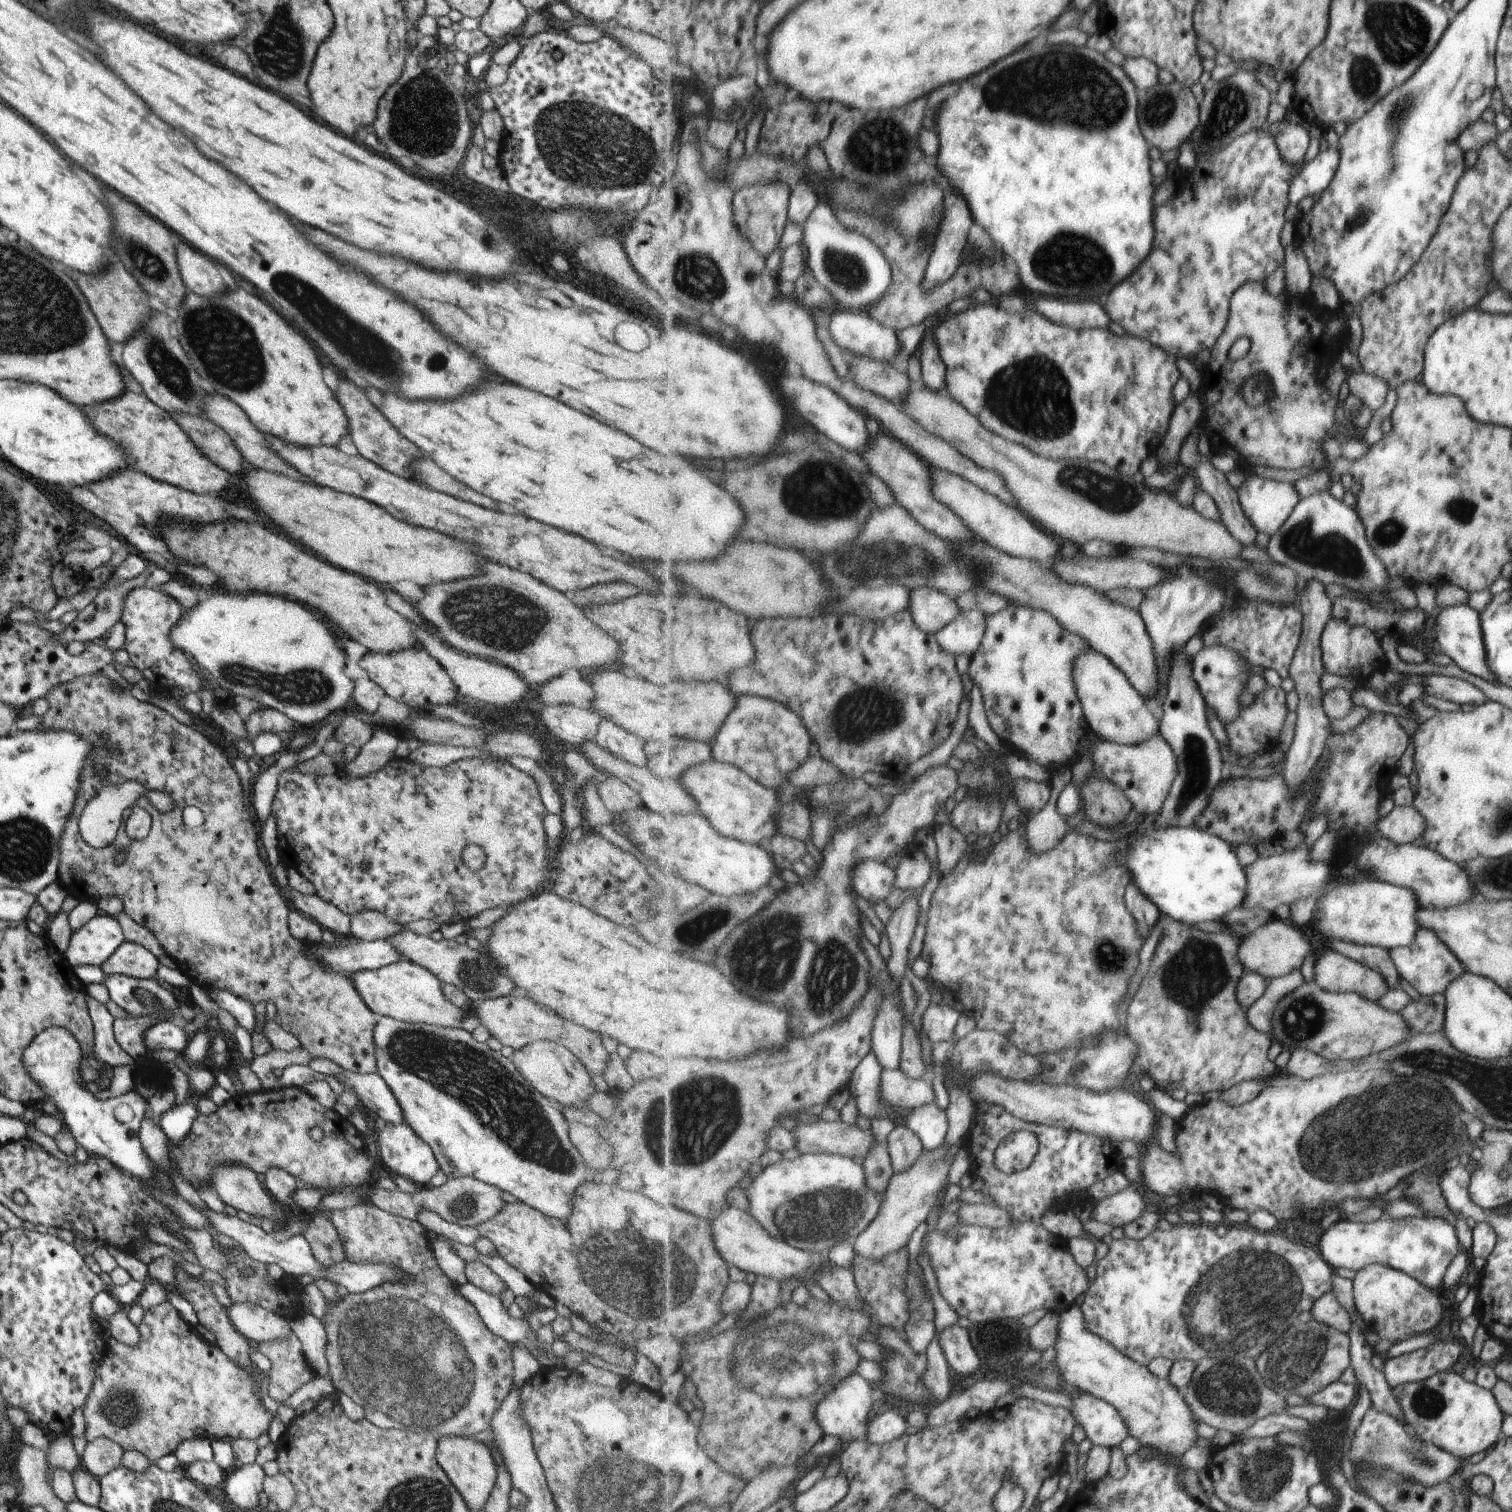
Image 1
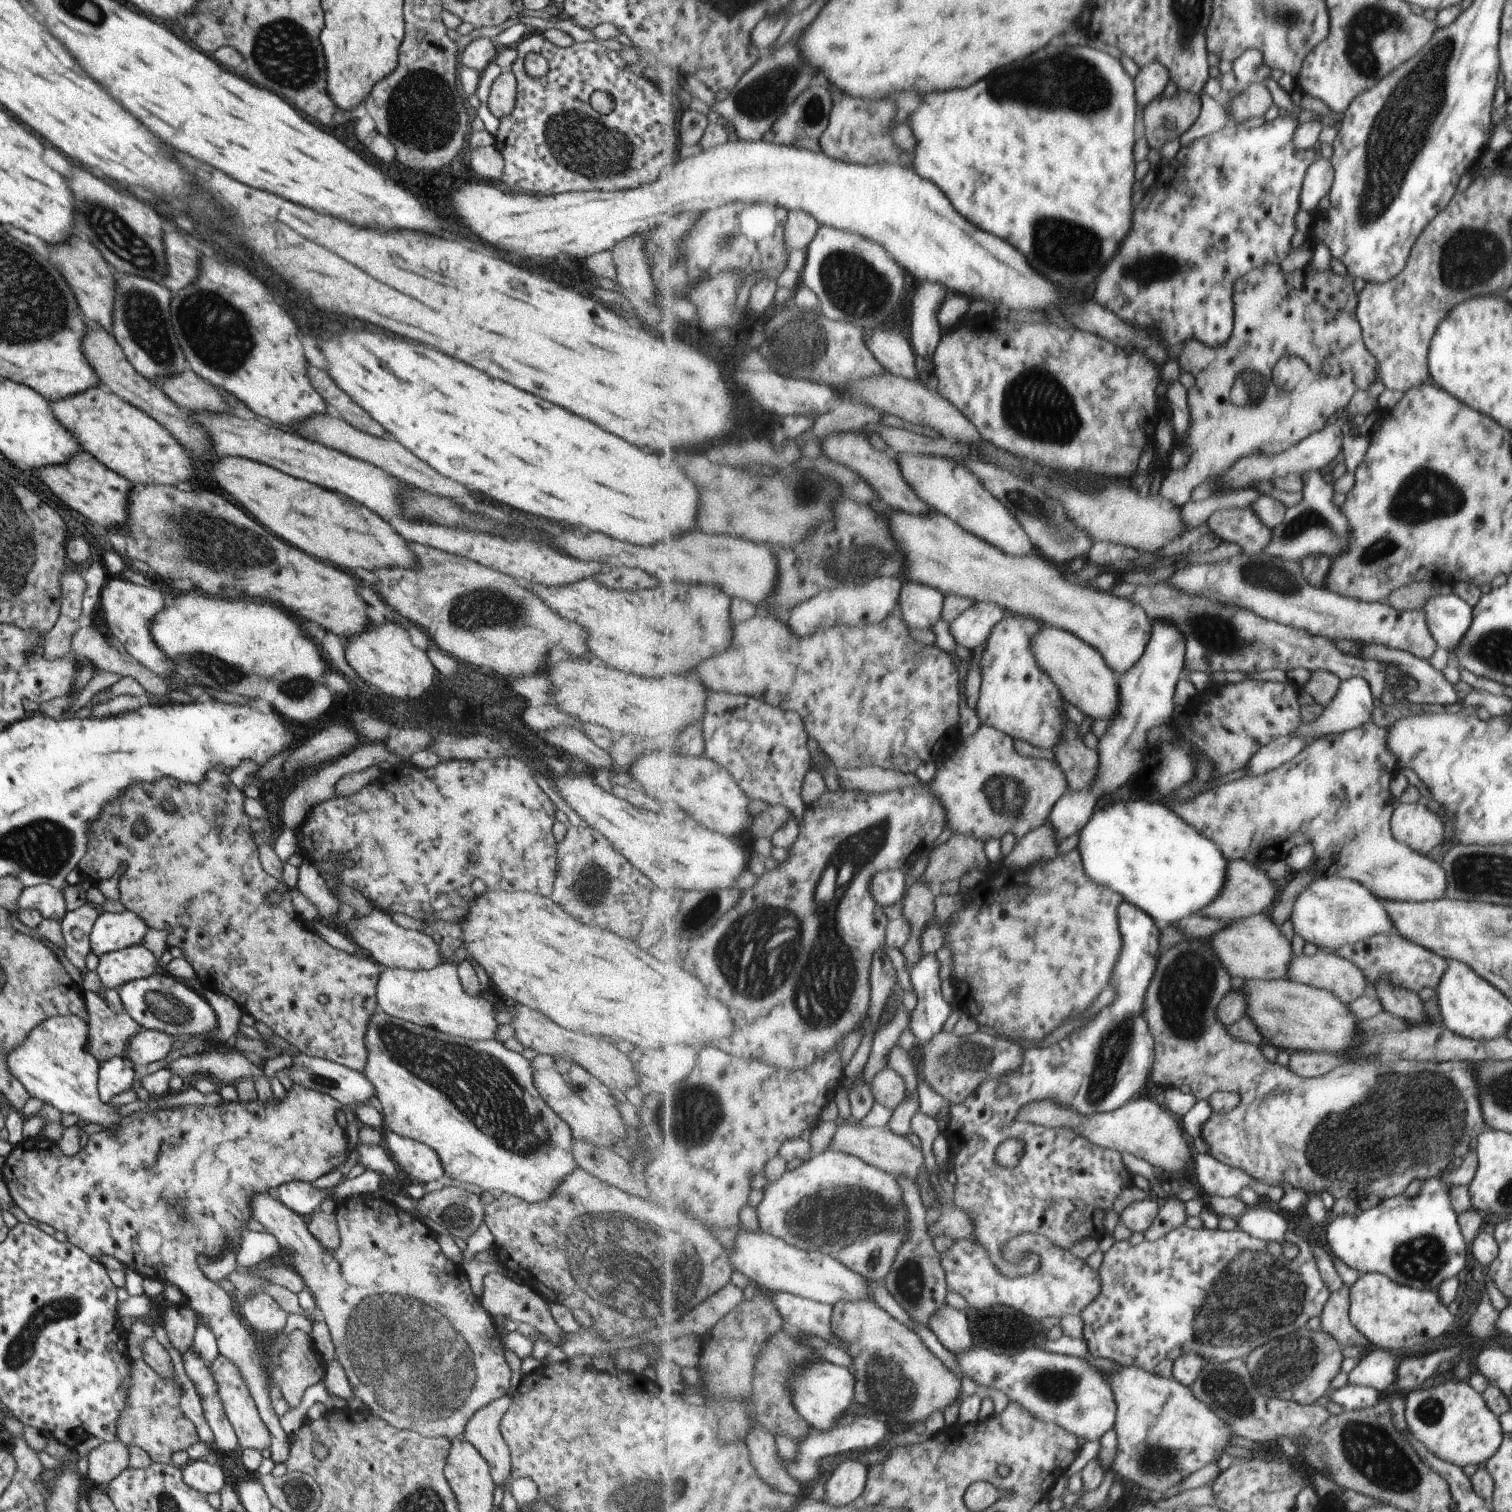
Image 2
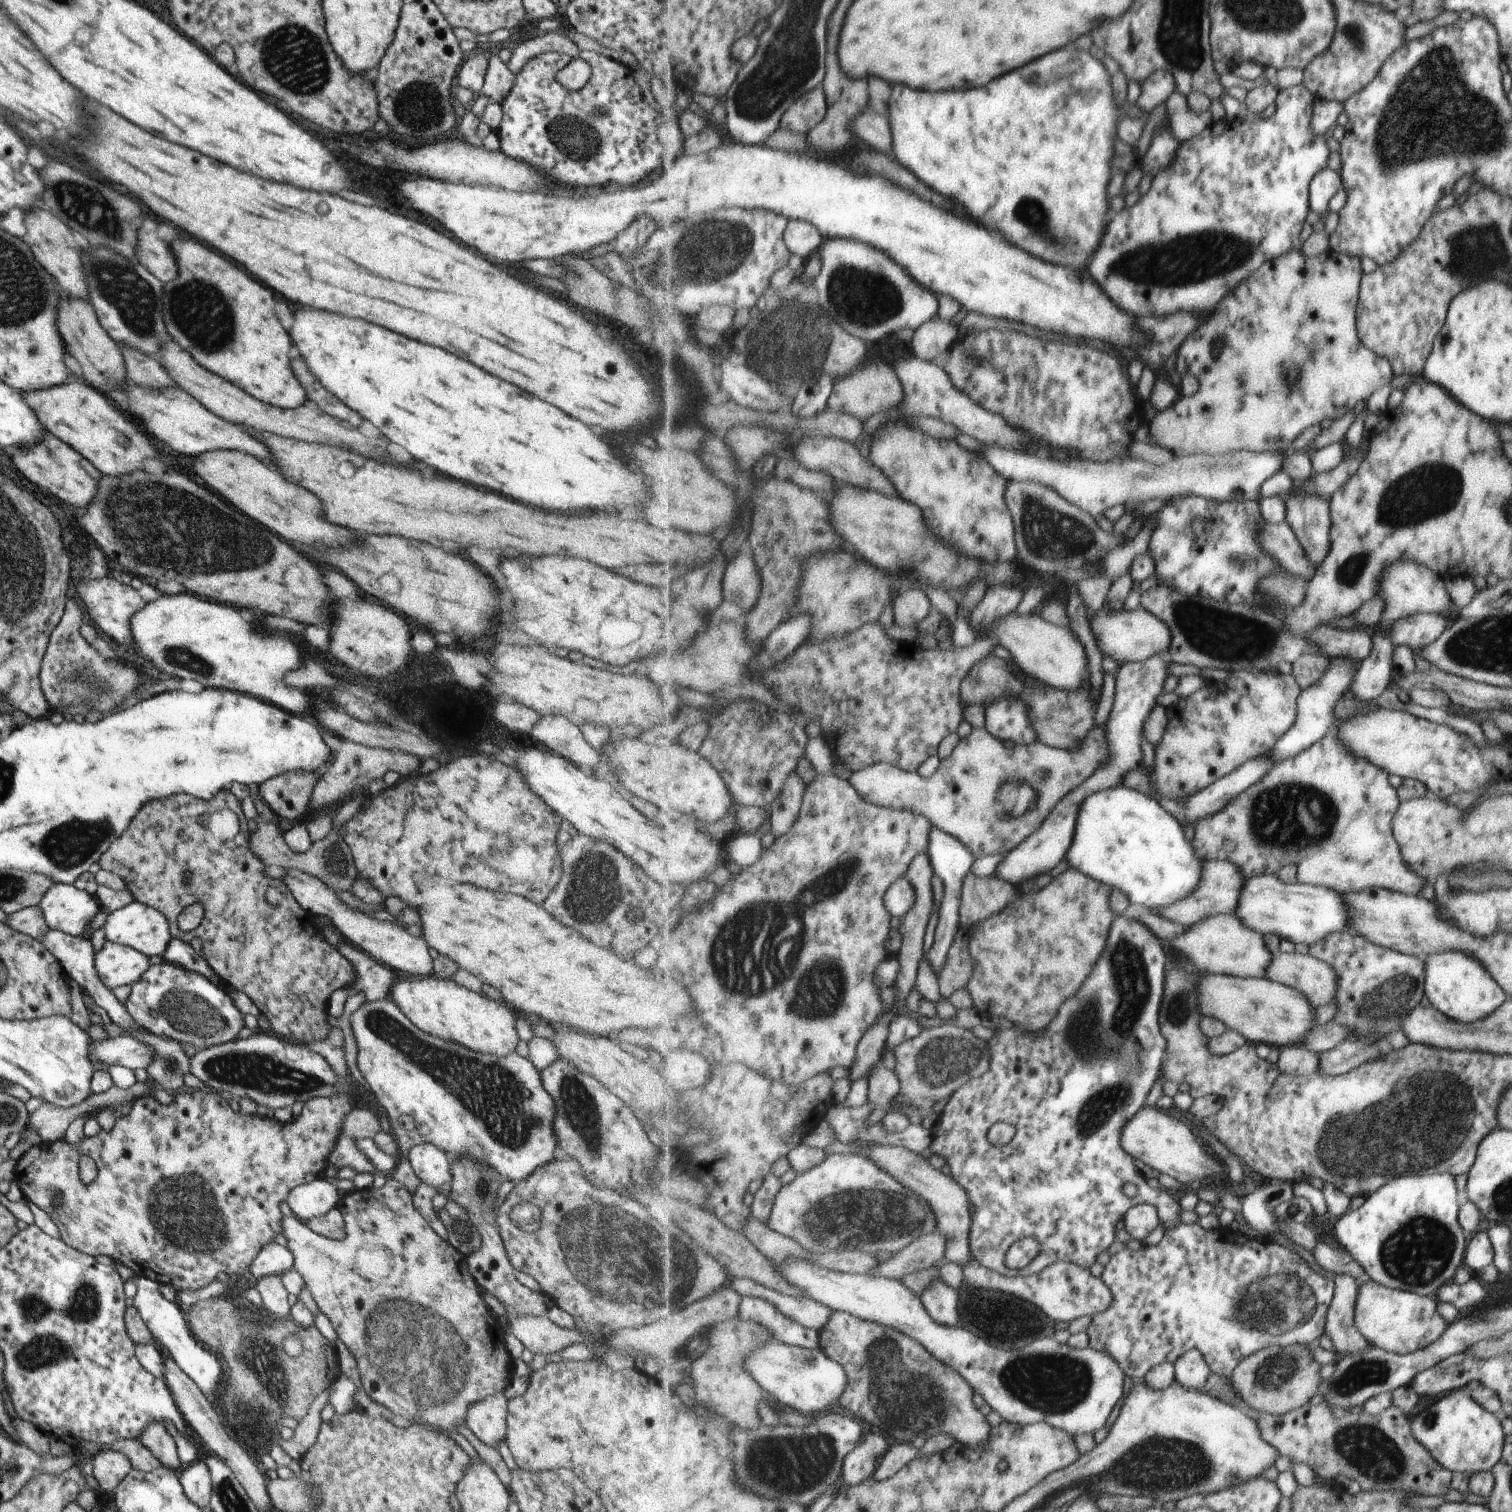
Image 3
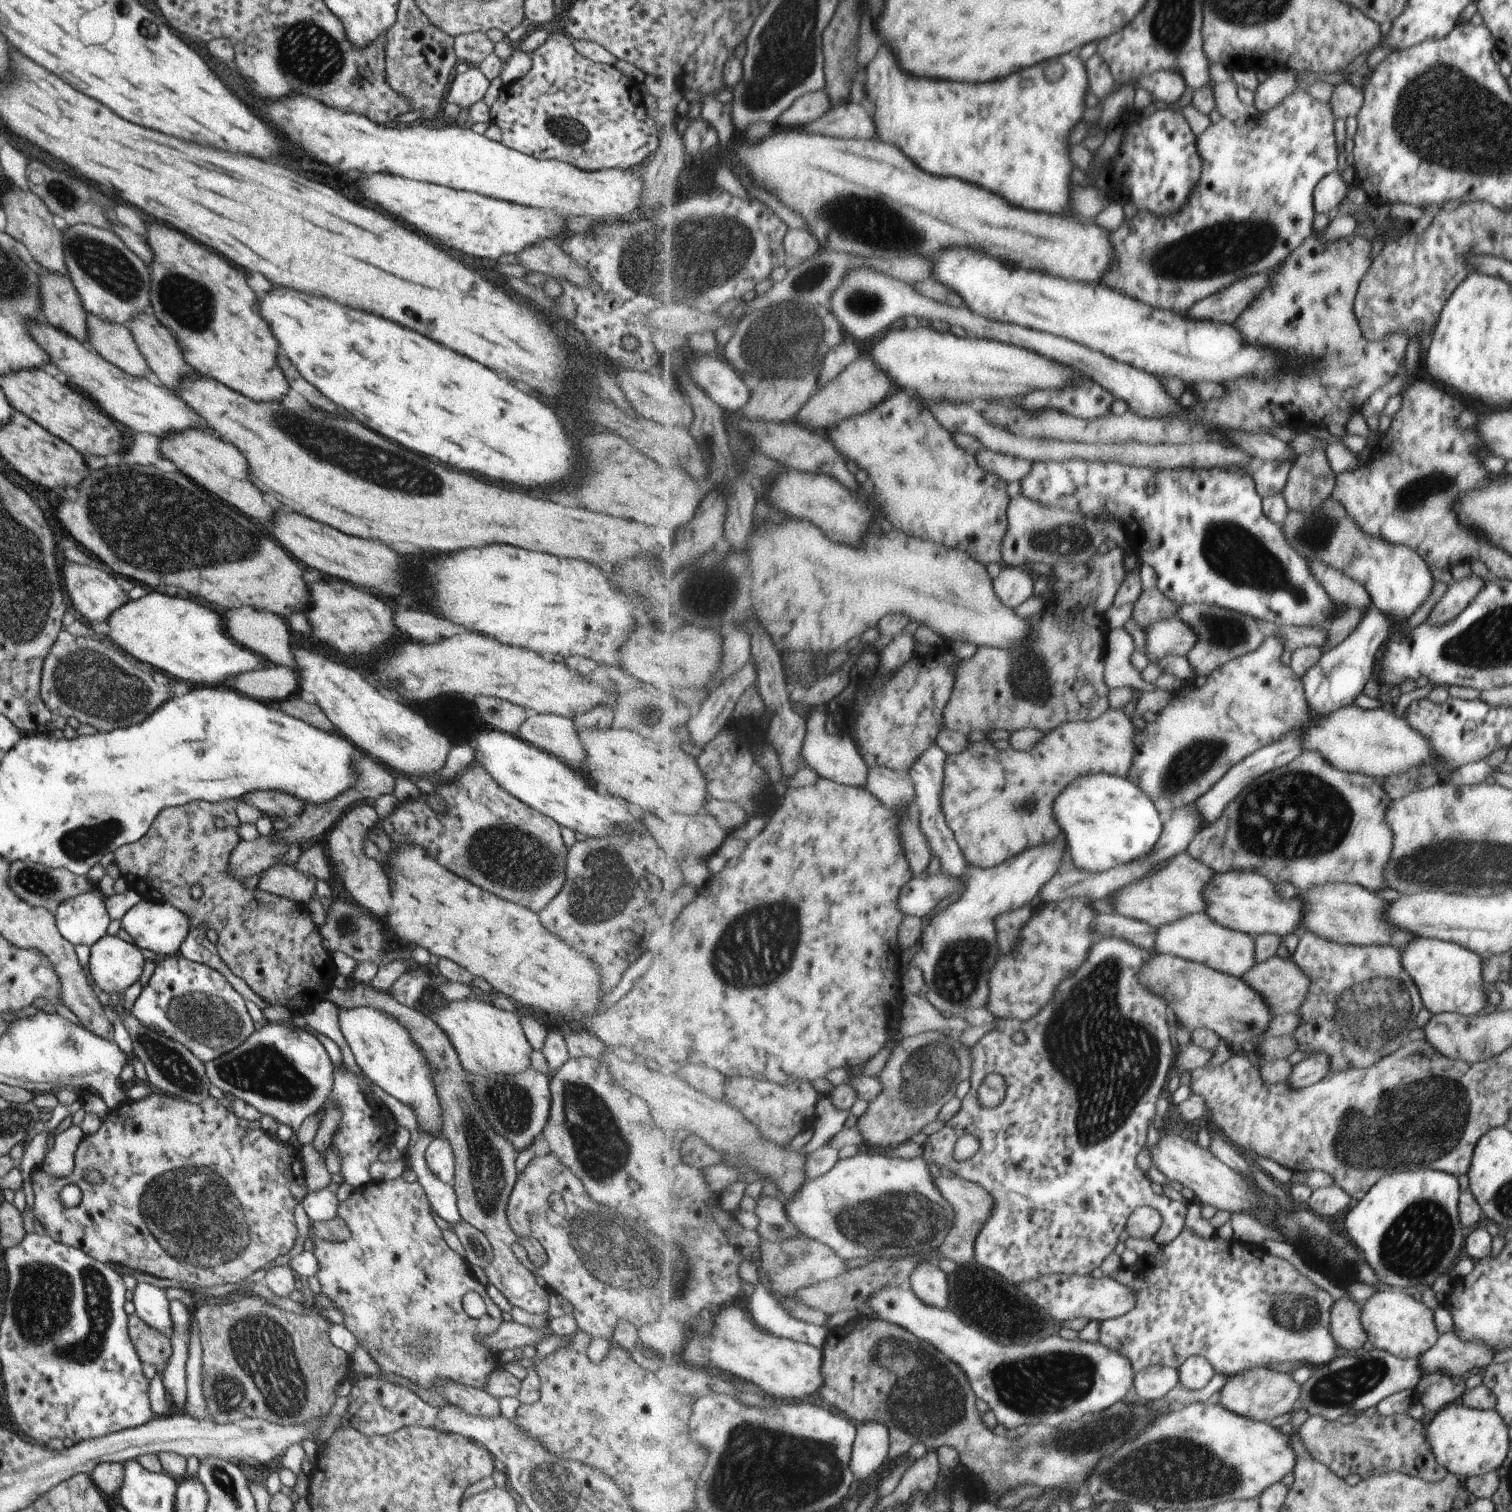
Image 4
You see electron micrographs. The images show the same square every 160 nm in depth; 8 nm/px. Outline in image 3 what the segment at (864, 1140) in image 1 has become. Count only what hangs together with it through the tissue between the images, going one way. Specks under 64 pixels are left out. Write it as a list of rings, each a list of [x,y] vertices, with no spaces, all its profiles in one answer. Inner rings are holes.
[[[870,1143],[870,1146],[864,1150],[862,1155],[869,1156],[880,1165],[880,1168],[886,1169],[900,1180],[904,1186],[918,1192],[922,1198],[928,1199],[932,1204],[938,1220],[940,1220],[940,1235],[945,1239],[946,1250],[944,1256],[948,1262],[956,1263],[962,1268],[970,1264],[973,1260],[971,1254],[971,1233],[972,1233],[972,1202],[970,1202],[970,1192],[962,1187],[962,1184],[956,1182],[952,1175],[944,1174],[936,1170],[929,1162],[929,1158],[923,1158],[922,1154],[913,1152],[906,1146],[895,1146],[884,1143]]]

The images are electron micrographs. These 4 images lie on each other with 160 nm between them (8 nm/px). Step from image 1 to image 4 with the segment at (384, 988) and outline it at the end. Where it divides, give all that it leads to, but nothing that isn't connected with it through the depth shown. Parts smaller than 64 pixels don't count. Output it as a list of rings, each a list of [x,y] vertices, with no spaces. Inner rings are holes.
[[[437,993],[435,997],[436,1000],[430,998],[422,1002],[421,1007],[426,1004],[426,1012],[444,1029],[466,1071],[482,1076],[510,1076],[530,1068],[533,1048],[514,1013],[500,1010],[492,1003],[477,998],[450,1002]]]

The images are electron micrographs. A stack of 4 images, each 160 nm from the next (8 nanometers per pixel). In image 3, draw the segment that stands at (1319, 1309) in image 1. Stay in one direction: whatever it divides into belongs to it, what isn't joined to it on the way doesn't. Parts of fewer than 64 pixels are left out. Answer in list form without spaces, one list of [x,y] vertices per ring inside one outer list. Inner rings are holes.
[[[1347,1275],[1335,1276],[1335,1298],[1328,1308],[1327,1335],[1339,1356],[1366,1351],[1370,1342],[1355,1325],[1356,1284]]]

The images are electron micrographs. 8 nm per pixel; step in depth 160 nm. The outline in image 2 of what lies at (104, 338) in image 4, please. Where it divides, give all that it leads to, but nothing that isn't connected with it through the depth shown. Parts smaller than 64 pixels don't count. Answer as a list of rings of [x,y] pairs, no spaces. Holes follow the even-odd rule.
[[[191,368],[152,383],[186,412],[232,413],[233,411],[218,388],[197,375]]]

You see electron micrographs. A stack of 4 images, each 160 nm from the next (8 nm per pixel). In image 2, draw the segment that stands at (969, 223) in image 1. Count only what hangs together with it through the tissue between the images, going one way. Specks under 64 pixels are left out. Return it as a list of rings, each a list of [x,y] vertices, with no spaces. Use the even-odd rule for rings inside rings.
[[[920,283],[913,297],[911,318],[911,340],[917,354],[932,357],[942,342],[944,332],[939,312],[950,294],[940,284]]]

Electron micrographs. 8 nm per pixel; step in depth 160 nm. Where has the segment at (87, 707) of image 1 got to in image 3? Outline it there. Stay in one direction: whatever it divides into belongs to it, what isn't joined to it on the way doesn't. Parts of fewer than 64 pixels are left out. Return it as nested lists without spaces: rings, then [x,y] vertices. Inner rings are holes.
[[[230,789],[218,790],[218,794],[206,804],[208,808],[202,812],[182,794],[146,802],[128,830],[110,842],[108,850],[98,858],[98,865],[101,870],[119,876],[134,901],[156,908],[164,914],[172,939],[190,943],[194,938],[199,938],[202,941],[202,956],[206,958],[208,966],[224,980],[229,989],[246,994],[260,1010],[260,1014],[270,1021],[270,1032],[274,1036],[302,1044],[326,1040],[331,1031],[327,1022],[328,999],[334,991],[350,987],[358,980],[354,966],[334,946],[328,944],[317,926],[318,918],[300,907],[283,880],[266,876],[263,862],[250,850],[252,833],[248,830],[241,802]],[[220,809],[230,809],[236,814],[240,820],[240,833],[222,846],[208,846],[208,834],[206,830],[196,828],[196,816]],[[210,852],[214,852],[216,860],[212,860]],[[186,872],[191,874],[190,878],[185,876]],[[270,886],[284,894],[284,900],[276,906],[266,902],[266,890]],[[194,903],[204,907],[202,924],[191,932],[182,932],[178,928],[178,915]]]

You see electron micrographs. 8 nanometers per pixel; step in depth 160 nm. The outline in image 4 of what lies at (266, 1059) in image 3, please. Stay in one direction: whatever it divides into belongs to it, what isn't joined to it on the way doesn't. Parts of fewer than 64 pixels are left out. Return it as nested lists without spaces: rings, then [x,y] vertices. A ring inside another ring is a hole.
[[[285,1023],[264,1025],[238,1048],[204,1064],[214,1086],[290,1126],[293,1134],[288,1144],[298,1152],[302,1148],[297,1137],[300,1124],[324,1108],[333,1087],[334,1067],[324,1045],[309,1028],[296,1030]]]

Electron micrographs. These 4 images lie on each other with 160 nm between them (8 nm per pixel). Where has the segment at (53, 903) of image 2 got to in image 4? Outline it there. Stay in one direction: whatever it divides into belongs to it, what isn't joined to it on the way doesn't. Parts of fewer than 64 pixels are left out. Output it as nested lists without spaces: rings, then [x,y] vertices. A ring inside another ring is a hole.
[[[96,892],[84,893],[63,902],[54,912],[55,923],[60,934],[74,946],[87,944],[91,947],[106,935],[106,928],[112,921],[108,914],[105,899]]]

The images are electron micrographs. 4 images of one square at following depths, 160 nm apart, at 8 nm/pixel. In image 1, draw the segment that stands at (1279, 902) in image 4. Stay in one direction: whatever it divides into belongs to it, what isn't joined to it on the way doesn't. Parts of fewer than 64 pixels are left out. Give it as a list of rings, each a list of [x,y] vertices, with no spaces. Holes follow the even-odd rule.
[[[1358,878],[1340,883],[1320,898],[1314,908],[1314,930],[1328,939],[1338,939],[1347,943],[1372,945],[1389,951],[1399,946],[1413,943],[1420,930],[1417,912],[1418,897],[1407,888],[1384,881]]]

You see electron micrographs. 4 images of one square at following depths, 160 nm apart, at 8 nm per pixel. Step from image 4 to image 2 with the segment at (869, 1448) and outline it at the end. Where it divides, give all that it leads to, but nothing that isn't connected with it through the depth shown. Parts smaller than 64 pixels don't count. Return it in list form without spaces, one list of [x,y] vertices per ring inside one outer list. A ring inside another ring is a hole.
[[[846,1459],[836,1463],[828,1480],[825,1501],[834,1506],[856,1502],[867,1487],[870,1465],[860,1460]]]

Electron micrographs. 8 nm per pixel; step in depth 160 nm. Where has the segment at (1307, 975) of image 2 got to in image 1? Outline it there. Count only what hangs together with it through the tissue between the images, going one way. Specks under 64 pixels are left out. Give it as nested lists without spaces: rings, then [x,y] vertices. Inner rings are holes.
[[[1338,951],[1326,952],[1316,960],[1315,980],[1330,992],[1356,993],[1369,1001],[1377,1001],[1388,992],[1387,981],[1367,965],[1352,960]]]

